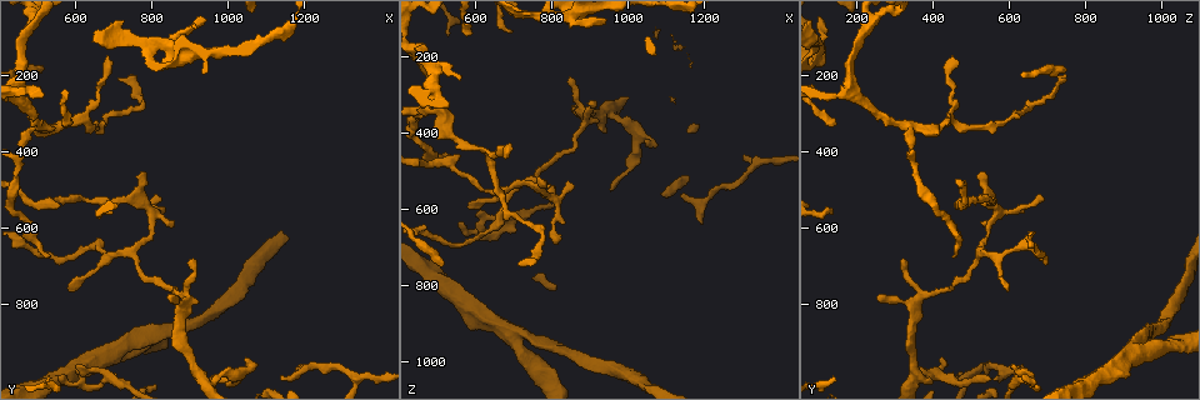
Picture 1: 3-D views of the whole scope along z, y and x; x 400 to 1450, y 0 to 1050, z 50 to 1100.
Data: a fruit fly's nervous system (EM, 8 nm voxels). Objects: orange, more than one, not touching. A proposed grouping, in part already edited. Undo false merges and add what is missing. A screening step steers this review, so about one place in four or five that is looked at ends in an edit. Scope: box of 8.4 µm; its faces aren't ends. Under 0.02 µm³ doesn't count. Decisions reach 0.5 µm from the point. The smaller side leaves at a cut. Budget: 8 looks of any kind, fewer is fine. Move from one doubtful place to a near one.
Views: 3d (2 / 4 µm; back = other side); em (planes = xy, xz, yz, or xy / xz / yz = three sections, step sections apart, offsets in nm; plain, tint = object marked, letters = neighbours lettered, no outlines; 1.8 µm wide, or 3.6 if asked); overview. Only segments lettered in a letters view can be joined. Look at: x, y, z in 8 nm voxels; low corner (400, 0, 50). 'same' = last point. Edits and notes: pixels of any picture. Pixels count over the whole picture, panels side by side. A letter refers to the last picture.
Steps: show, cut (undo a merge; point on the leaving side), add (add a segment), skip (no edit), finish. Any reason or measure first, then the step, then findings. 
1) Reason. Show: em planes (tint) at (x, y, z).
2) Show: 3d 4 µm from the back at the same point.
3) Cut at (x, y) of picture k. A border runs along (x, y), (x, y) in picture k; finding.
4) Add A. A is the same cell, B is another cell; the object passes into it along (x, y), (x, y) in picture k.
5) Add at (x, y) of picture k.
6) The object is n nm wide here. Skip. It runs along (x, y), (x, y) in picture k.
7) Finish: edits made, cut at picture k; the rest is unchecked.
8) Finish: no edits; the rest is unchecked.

Show: em planes (tint) at (905, 690, 330).

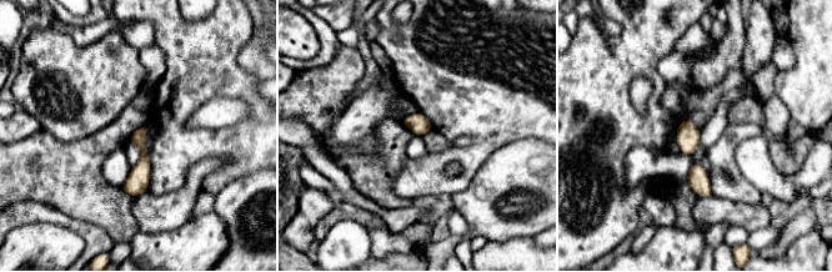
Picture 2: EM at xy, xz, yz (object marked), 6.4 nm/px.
Show: em planes (letters) at the same point.

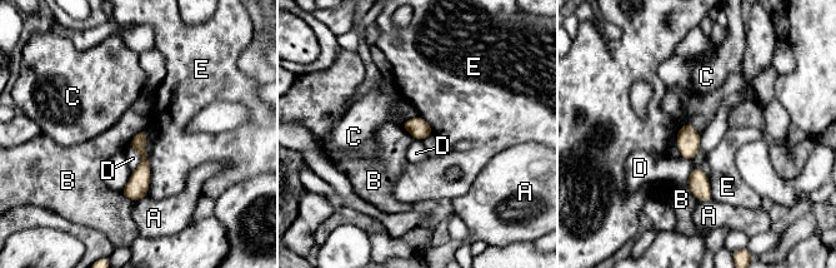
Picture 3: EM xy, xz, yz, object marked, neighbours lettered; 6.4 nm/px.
Skip. A, B, C, D and E are other cells; it runs along (144, 133), (144, 169), (135, 198) in picture 3; no lettered segment goes on from it.

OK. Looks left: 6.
Tapers out. Show: em xz step 8 (letters) at (1080, 955, 435).

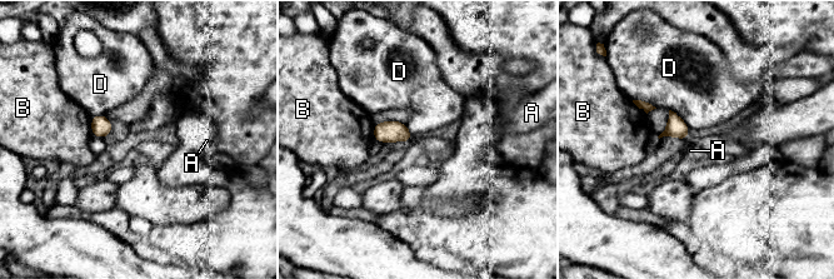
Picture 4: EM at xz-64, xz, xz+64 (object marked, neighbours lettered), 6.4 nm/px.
Skip. A, B and D are other cells; a border runs along (633, 99), (648, 101), (655, 108) in picture 4; no lettered segment goes on from it.

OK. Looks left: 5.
Calibre changes. Show: em planes (letters) at (705, 925, 925).

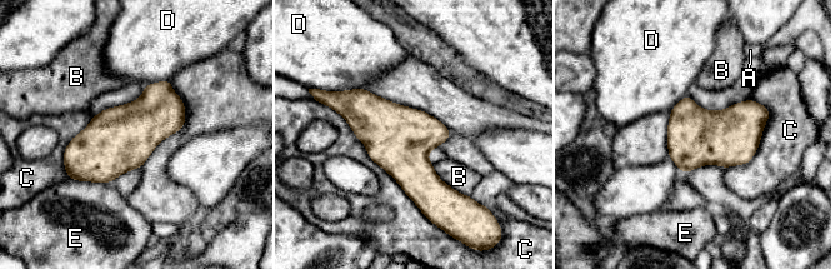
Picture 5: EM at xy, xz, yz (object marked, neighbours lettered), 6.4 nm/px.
Skip. A, B, C, D and E are other cells; a border runs along (170, 79), (148, 83), (144, 86) in picture 5; continuous, no second cell.

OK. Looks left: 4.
Finish: no edits; the rest is unchecked.

